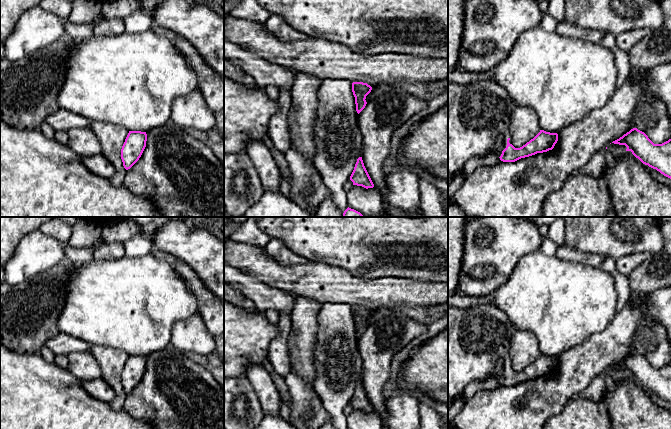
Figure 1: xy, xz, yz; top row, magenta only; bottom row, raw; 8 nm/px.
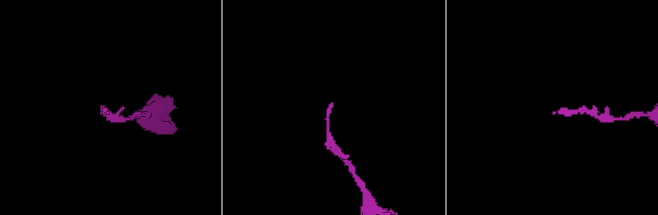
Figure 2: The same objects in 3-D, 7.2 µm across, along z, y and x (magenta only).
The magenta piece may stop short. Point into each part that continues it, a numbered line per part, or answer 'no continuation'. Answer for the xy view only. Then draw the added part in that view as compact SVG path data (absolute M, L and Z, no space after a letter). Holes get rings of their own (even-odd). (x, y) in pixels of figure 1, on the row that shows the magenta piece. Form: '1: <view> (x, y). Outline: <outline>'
no continuation

